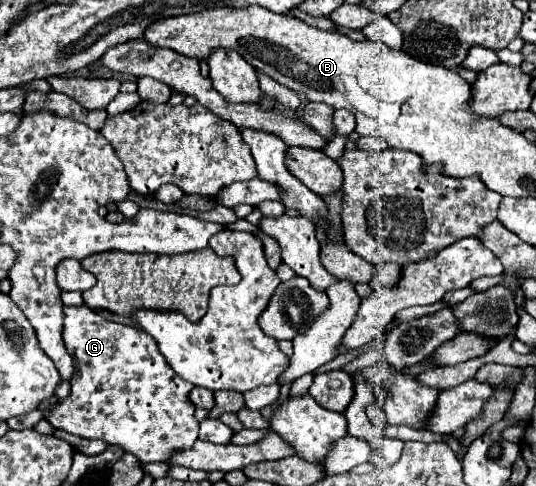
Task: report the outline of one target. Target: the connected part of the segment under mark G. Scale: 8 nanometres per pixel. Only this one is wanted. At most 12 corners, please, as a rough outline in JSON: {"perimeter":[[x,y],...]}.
{"perimeter":[[64,308],[58,430],[164,462],[198,440],[154,338]]}

